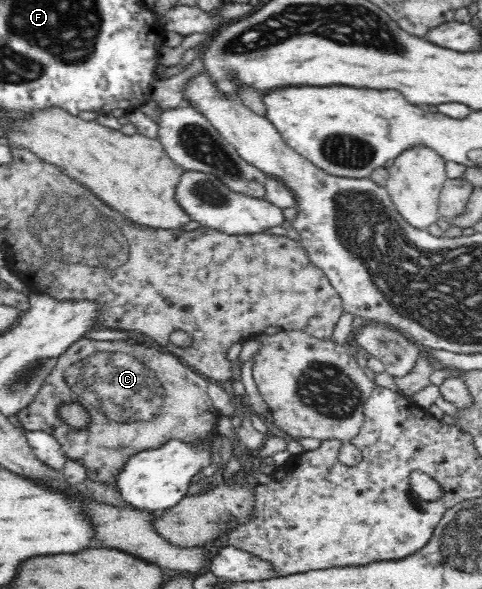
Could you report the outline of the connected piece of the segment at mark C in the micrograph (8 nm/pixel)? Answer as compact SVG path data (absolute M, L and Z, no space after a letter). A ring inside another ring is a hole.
M84 337L58 357L56 366L45 378L32 402L18 410L16 415L24 431L42 431L54 436L66 459L84 466L88 480L116 487L118 474L138 451L162 447L170 438L196 443L196 440L206 438L208 432L212 432L221 414L212 405L208 383L208 379L174 354L159 352L154 347L145 348L140 343L130 346L126 341L102 341ZM70 403L79 403L88 412L90 422L84 428L74 428L65 424L61 418L59 410Z

